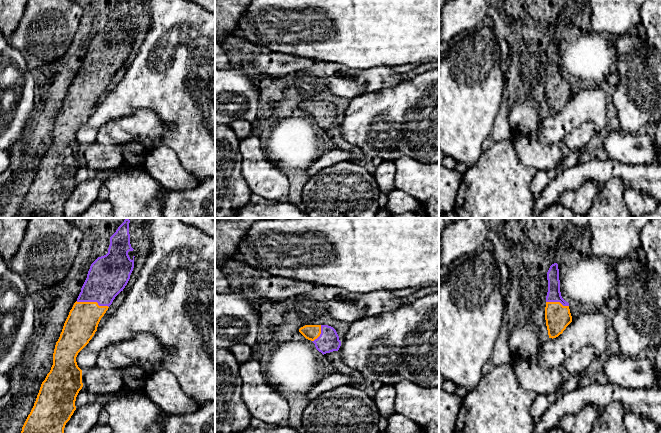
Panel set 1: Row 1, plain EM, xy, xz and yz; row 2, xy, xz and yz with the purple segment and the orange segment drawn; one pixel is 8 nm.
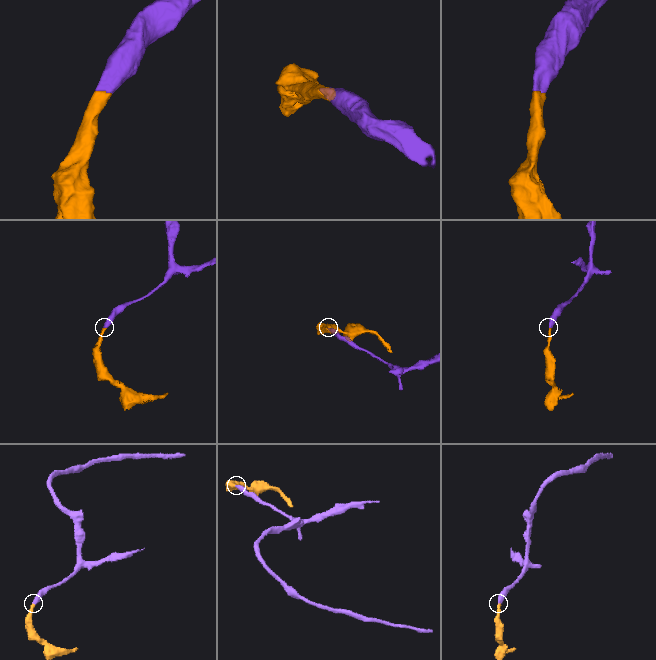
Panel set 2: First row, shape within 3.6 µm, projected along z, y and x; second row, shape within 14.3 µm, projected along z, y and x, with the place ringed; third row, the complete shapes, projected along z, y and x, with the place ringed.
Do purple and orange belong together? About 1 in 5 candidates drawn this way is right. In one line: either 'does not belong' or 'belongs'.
belongs

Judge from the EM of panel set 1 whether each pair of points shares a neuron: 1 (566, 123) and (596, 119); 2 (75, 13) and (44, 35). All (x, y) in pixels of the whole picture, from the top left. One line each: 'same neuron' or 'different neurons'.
1: same neuron
2: same neuron

